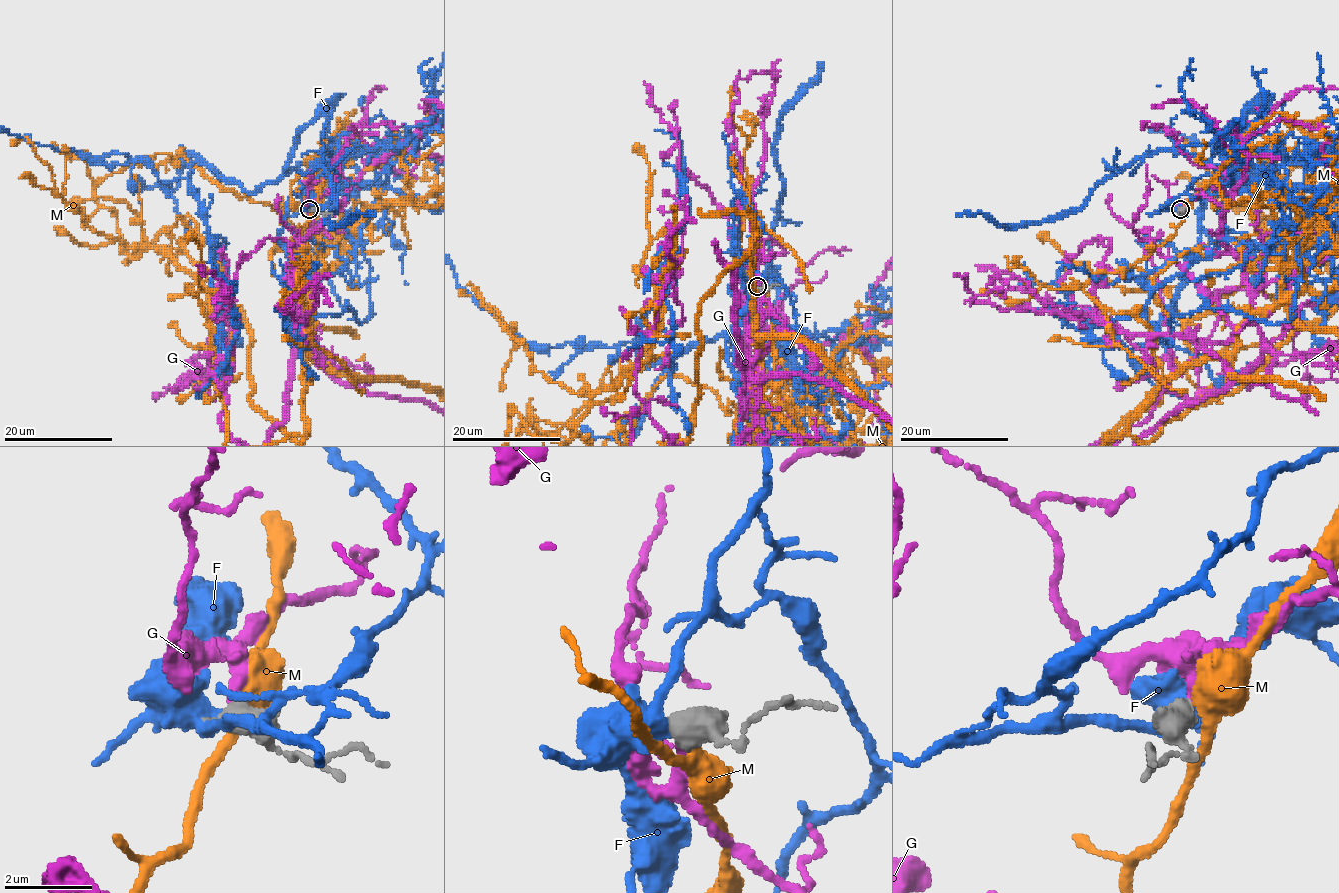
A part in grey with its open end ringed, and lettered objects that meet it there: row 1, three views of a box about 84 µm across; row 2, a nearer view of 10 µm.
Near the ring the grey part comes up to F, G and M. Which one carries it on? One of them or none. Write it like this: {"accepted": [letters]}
{"accepted": []}

